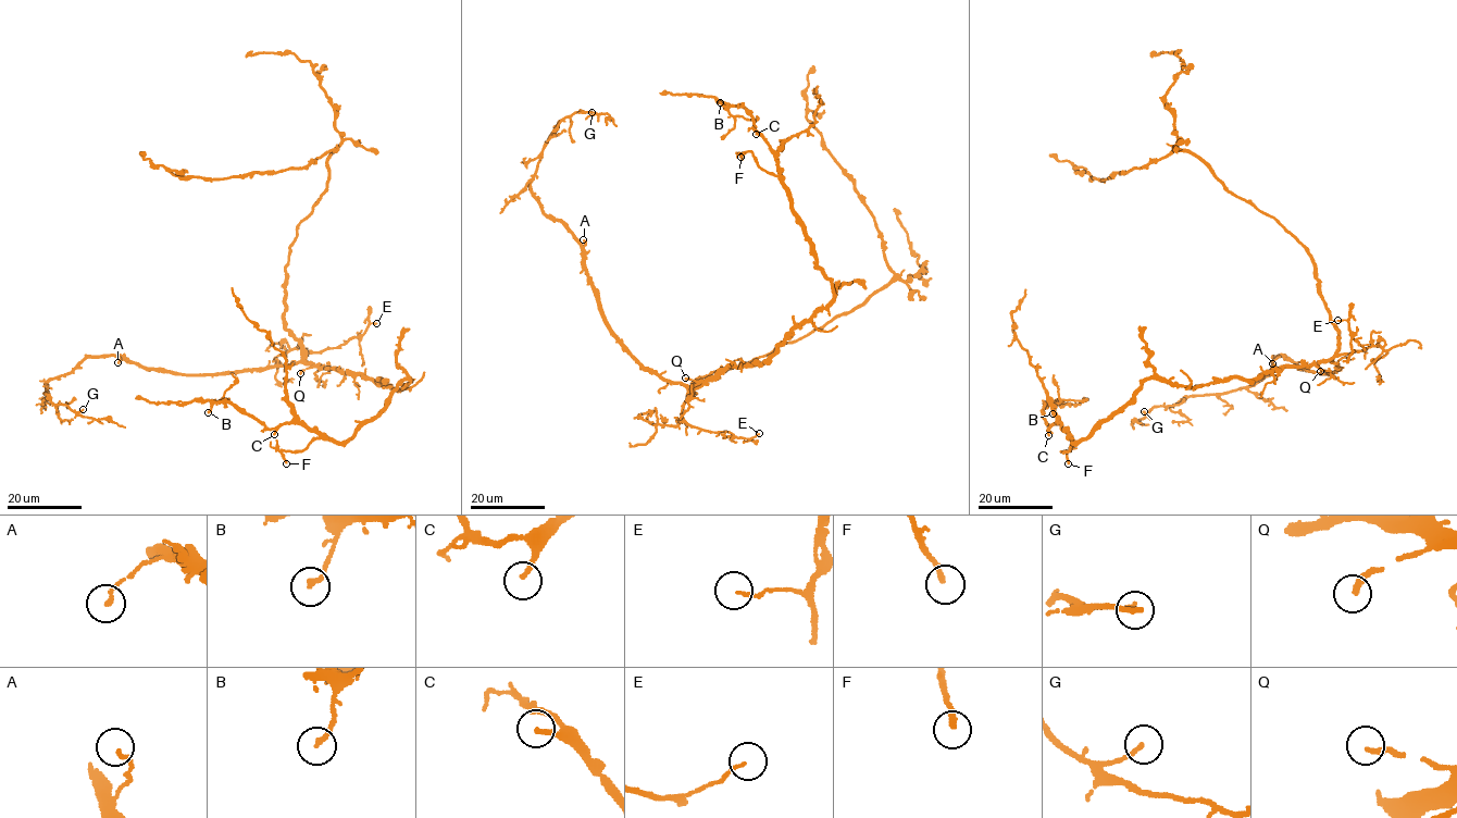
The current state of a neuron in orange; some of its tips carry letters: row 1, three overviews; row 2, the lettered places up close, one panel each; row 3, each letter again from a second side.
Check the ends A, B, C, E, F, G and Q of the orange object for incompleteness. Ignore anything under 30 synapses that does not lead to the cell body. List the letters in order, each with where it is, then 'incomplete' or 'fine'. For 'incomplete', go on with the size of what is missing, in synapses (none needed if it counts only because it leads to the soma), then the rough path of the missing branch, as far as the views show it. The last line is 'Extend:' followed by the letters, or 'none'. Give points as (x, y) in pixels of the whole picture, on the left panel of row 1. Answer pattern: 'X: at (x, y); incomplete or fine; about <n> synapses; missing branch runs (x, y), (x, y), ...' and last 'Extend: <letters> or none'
A: at (117, 362); fine
B: at (208, 412); fine
C: at (274, 434); fine
E: at (376, 323); fine
F: at (286, 463); fine
G: at (83, 409); fine
Q: at (300, 373); incomplete
Extend: Q

